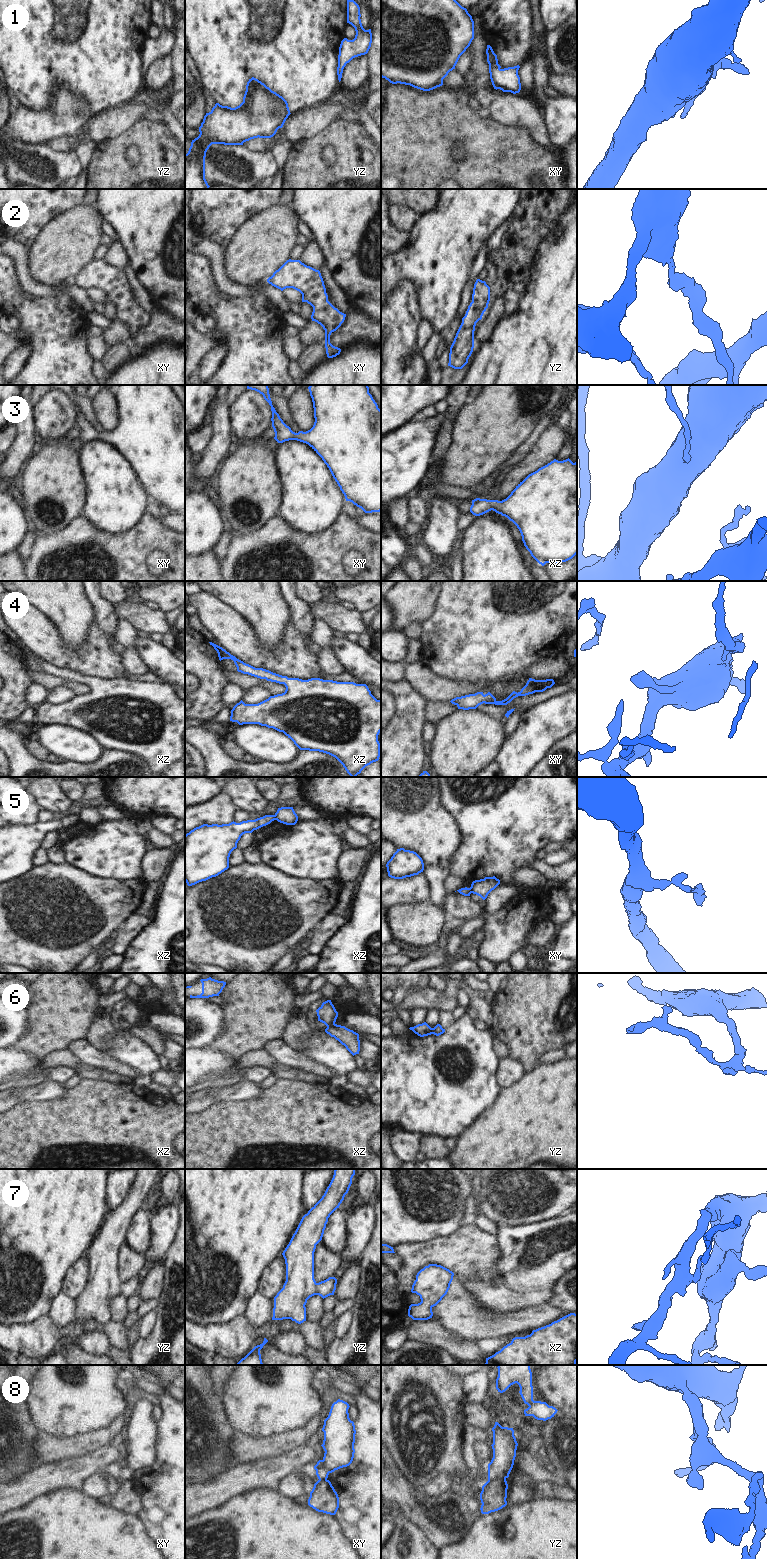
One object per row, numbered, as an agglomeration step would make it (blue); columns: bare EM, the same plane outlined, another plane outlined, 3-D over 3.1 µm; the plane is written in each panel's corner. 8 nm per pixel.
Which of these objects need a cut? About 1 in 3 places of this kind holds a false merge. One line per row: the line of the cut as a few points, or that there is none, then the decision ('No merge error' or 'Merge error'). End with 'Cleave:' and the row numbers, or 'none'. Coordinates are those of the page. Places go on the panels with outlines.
1: No split. No merge error
2: No split. No merge error
3: No split. No merge error
4: No split. No merge error
5: Split along xy (470, 887), (471, 892). Merge error
6: Split along xz (334, 1023), (327, 1026). Merge error
7: No split. No merge error
8: Split along yz (505, 1477), (488, 1480). Merge error
Cleave: 5, 6, 8

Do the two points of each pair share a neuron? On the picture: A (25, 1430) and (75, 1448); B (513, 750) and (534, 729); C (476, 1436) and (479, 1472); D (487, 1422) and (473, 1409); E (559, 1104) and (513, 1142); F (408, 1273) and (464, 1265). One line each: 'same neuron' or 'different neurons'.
A: different neurons
B: same neuron
C: same neuron
D: same neuron
E: same neuron
F: same neuron

